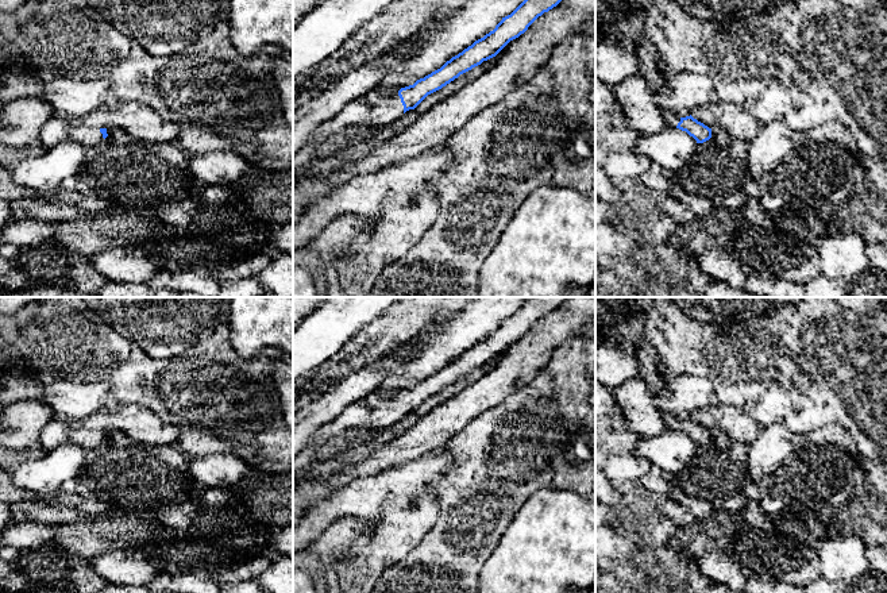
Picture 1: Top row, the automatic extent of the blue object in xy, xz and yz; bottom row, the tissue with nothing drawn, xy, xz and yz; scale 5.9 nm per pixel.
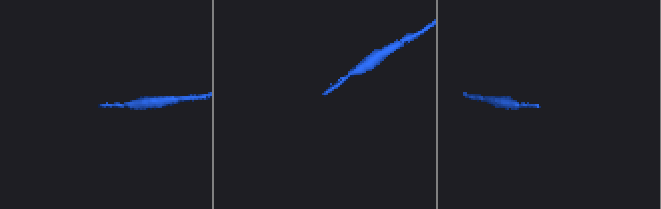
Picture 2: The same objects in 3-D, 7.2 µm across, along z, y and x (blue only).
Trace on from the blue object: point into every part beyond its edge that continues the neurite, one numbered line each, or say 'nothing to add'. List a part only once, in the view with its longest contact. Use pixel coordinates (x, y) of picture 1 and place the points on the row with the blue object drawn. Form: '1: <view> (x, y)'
1: xz (375, 110)

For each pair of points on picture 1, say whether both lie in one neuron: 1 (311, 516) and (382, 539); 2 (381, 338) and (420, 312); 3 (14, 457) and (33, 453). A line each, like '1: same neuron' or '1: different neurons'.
1: same neuron
2: same neuron
3: same neuron

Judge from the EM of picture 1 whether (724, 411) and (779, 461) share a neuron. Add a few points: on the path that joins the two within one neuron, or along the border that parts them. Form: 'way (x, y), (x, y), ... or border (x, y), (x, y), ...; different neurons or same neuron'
border (760, 434), (748, 445); different neurons

